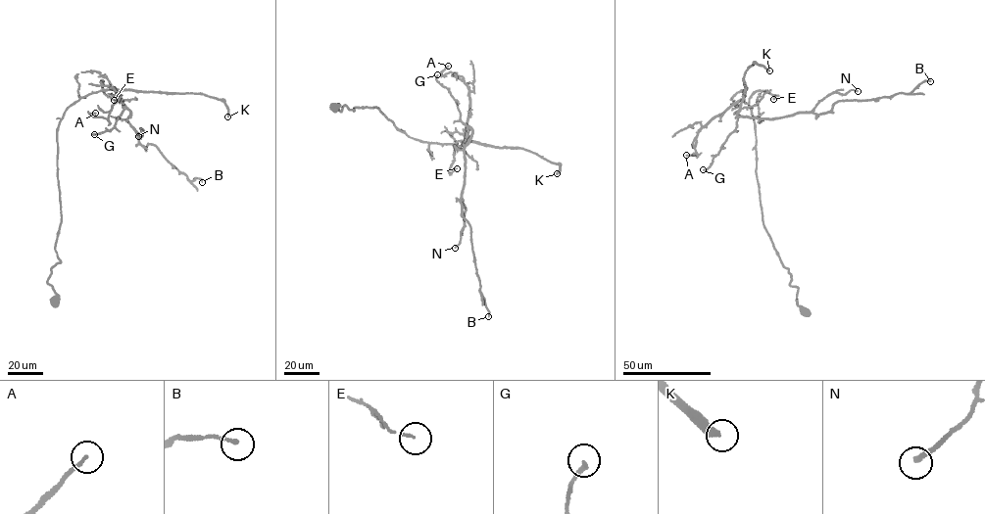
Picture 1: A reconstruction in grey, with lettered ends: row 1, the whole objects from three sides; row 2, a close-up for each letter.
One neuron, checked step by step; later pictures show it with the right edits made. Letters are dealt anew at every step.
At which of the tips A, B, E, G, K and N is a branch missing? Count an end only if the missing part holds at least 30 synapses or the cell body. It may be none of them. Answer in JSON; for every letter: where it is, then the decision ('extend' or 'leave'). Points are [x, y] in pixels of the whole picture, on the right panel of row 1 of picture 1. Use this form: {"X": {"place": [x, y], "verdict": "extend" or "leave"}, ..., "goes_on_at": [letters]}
{"A": {"place": [686, 155], "verdict": "leave"}, "B": {"place": [930, 81], "verdict": "leave"}, "E": {"place": [773, 99], "verdict": "leave"}, "G": {"place": [703, 169], "verdict": "leave"}, "K": {"place": [769, 70], "verdict": "extend"}, "N": {"place": [858, 91], "verdict": "leave"}, "goes_on_at": ["K"]}

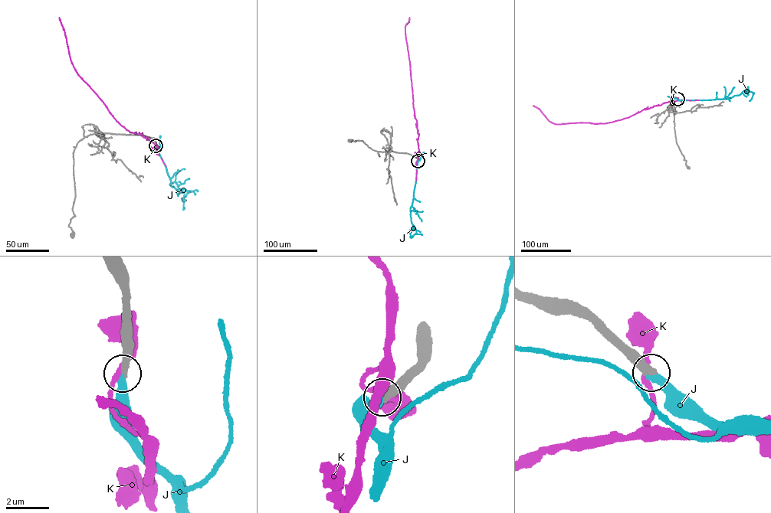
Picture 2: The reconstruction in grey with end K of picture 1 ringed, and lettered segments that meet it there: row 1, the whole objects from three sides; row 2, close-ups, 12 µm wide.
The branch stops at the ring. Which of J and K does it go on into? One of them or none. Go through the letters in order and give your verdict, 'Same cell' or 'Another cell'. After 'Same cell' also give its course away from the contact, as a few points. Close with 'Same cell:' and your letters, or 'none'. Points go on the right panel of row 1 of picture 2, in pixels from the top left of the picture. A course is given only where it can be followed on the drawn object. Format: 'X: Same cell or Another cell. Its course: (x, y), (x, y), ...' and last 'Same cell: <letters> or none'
J: Same cell. Its course: (677, 99), (725, 99), (747, 89), (753, 93), (749, 100)
K: Another cell
Same cell: J

